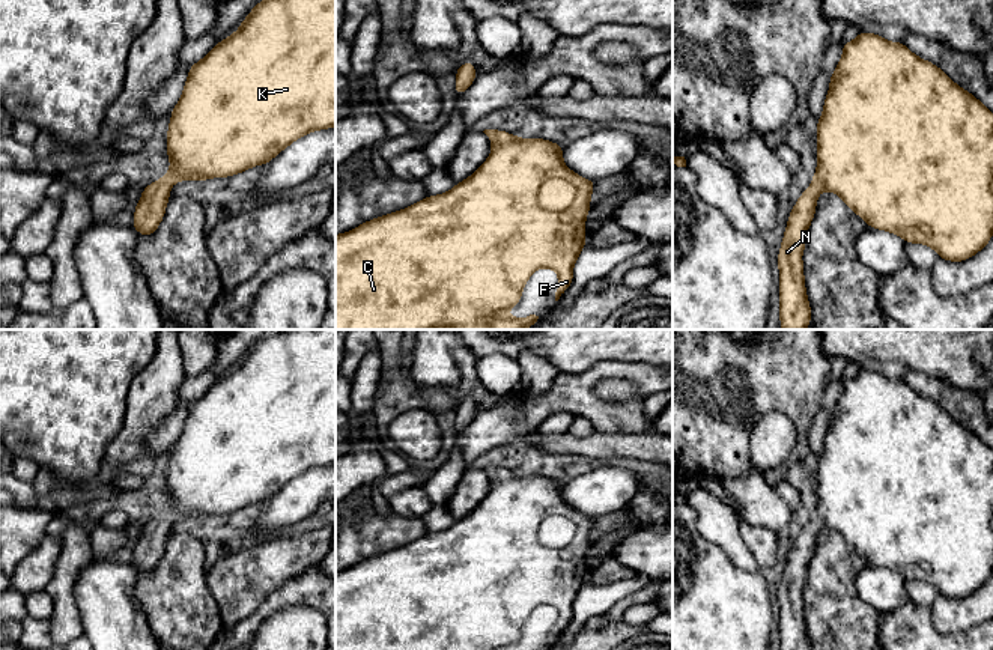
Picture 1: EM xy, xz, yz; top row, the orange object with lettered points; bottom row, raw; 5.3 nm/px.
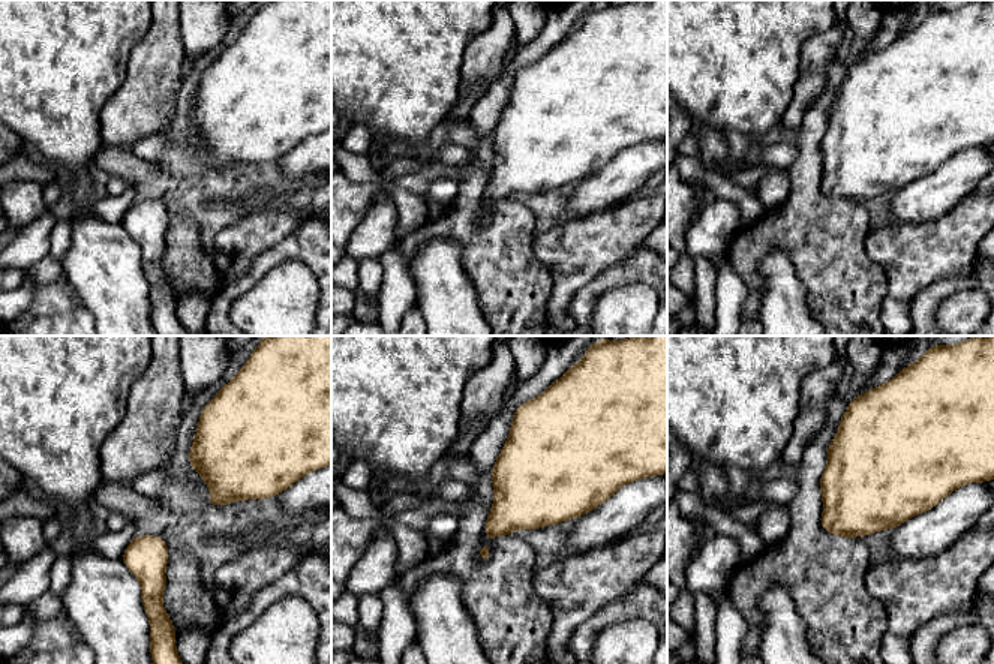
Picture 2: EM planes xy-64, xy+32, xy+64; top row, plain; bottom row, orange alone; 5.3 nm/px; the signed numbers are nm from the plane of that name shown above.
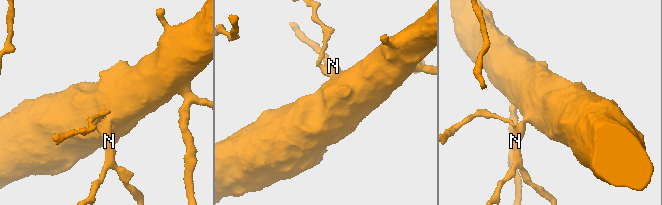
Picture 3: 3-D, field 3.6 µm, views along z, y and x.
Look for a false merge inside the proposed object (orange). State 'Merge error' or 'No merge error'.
No merge error

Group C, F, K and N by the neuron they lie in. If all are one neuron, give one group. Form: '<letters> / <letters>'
C F K N

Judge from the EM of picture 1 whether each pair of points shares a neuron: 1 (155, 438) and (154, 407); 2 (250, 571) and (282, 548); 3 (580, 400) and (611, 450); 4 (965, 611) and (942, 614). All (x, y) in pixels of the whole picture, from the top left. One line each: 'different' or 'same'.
1: different
2: same
3: different
4: same

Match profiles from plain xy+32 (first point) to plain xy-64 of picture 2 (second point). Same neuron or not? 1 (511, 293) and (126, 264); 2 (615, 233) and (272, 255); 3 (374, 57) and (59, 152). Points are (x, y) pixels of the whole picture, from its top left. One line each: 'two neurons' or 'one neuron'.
1: two neurons
2: two neurons
3: one neuron

